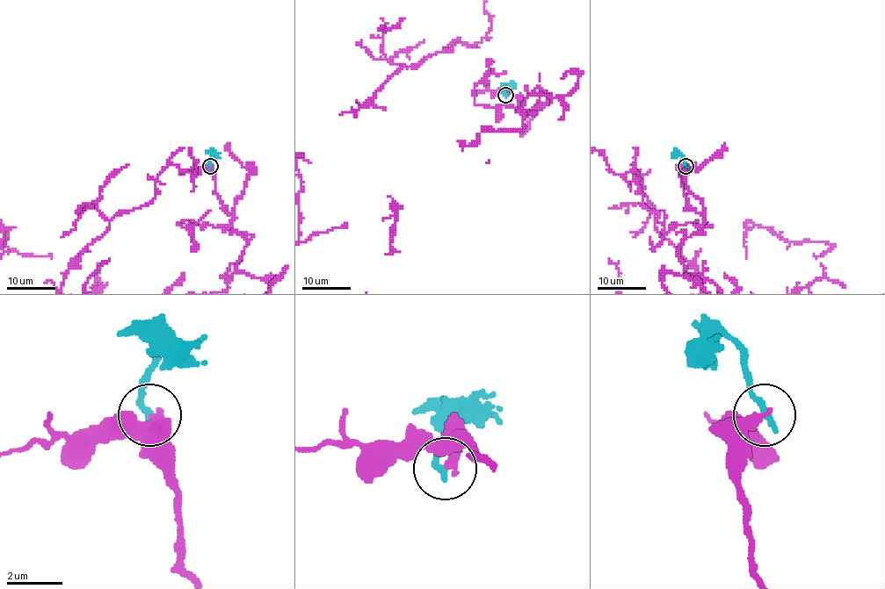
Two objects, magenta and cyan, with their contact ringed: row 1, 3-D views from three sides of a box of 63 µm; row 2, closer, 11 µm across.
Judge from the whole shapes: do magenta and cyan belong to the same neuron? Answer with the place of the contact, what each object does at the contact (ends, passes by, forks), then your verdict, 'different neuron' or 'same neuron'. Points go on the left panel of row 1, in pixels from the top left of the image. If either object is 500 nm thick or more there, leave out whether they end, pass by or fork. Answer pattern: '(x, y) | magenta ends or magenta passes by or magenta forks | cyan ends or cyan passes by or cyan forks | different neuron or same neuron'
(210, 166) | magenta ends | cyan ends | different neuron

